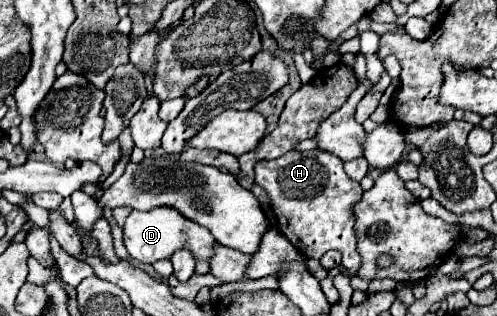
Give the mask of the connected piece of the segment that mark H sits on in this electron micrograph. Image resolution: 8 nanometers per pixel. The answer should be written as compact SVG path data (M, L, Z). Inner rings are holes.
M322 149L288 151L278 159L256 163L254 171L256 185L270 197L278 231L302 255L312 259L320 259L328 249L340 251L344 269L356 275L360 269L360 255L356 251L354 205L360 201L362 189L360 183L344 173L340 157L324 153Z

